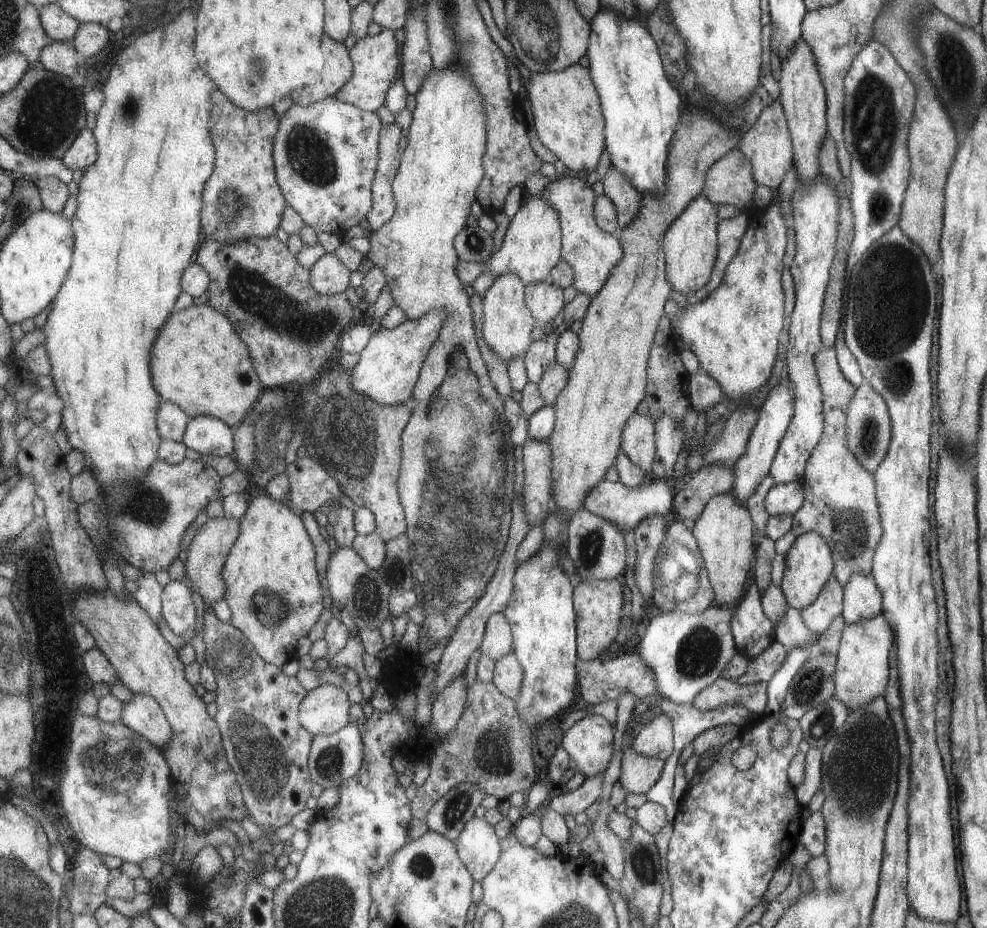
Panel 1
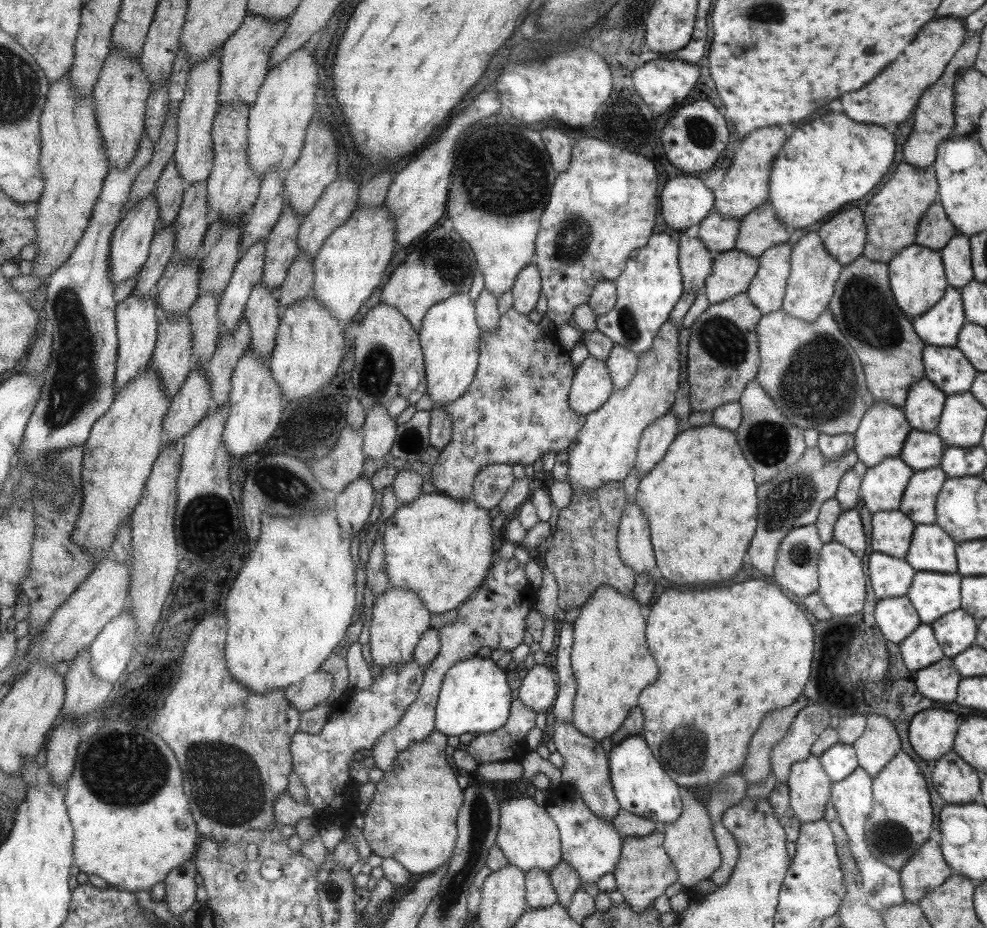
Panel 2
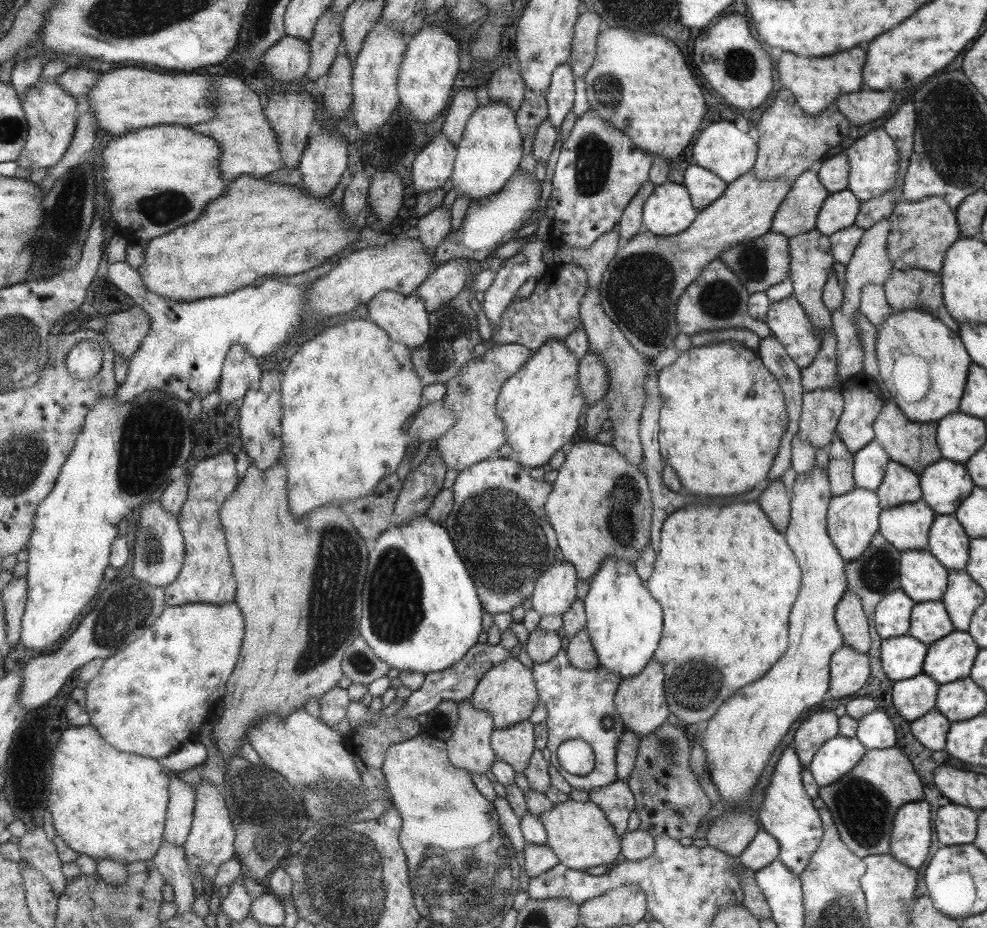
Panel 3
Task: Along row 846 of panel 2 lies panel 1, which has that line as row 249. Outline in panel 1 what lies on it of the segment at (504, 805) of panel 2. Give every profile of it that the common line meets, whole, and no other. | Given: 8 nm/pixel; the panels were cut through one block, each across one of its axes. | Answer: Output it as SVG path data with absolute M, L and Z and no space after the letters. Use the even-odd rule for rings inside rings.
M524 195L519 208L509 221L501 246L485 262L458 260L457 276L462 284L471 285L481 273L492 272L494 278L505 273L515 273L524 284L546 280L551 269L561 260L561 223L558 211L551 208L541 195Z

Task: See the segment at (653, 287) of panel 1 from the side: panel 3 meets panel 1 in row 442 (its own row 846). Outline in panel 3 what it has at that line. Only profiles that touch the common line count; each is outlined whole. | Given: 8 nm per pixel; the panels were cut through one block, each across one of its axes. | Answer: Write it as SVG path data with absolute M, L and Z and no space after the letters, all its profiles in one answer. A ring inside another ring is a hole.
M567 798L564 802L553 804L551 810L537 817L546 832L546 845L555 853L558 862L567 868L583 871L591 866L609 864L620 853L620 838L613 834L613 828L602 809L591 801Z

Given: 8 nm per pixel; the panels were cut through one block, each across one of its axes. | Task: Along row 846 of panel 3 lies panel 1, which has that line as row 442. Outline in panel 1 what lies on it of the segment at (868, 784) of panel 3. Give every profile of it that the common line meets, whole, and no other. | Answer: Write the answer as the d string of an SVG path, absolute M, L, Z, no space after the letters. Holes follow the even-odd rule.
M863 382L856 390L846 410L846 443L863 468L873 472L889 450L890 413L882 396L871 385Z

